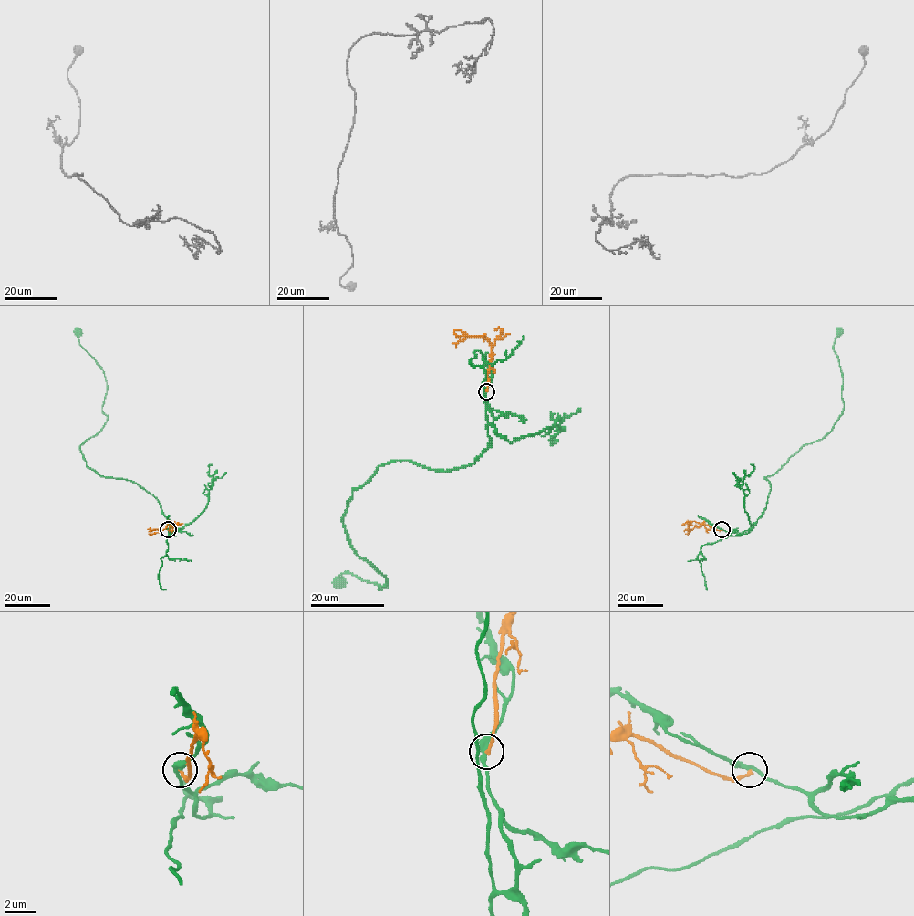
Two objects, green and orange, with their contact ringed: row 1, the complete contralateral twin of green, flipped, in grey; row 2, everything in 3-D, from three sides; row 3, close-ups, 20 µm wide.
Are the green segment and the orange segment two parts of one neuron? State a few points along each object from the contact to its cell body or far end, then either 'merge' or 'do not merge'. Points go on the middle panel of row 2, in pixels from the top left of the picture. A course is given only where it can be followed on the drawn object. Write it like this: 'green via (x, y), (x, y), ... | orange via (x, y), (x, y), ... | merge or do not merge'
green via (486, 390), (490, 444), (473, 463), (395, 461), (352, 491), (347, 537), (387, 582), (339, 582) | orange via (486, 390), (493, 356), (490, 340), (485, 336), (464, 338), (455, 348) | do not merge

